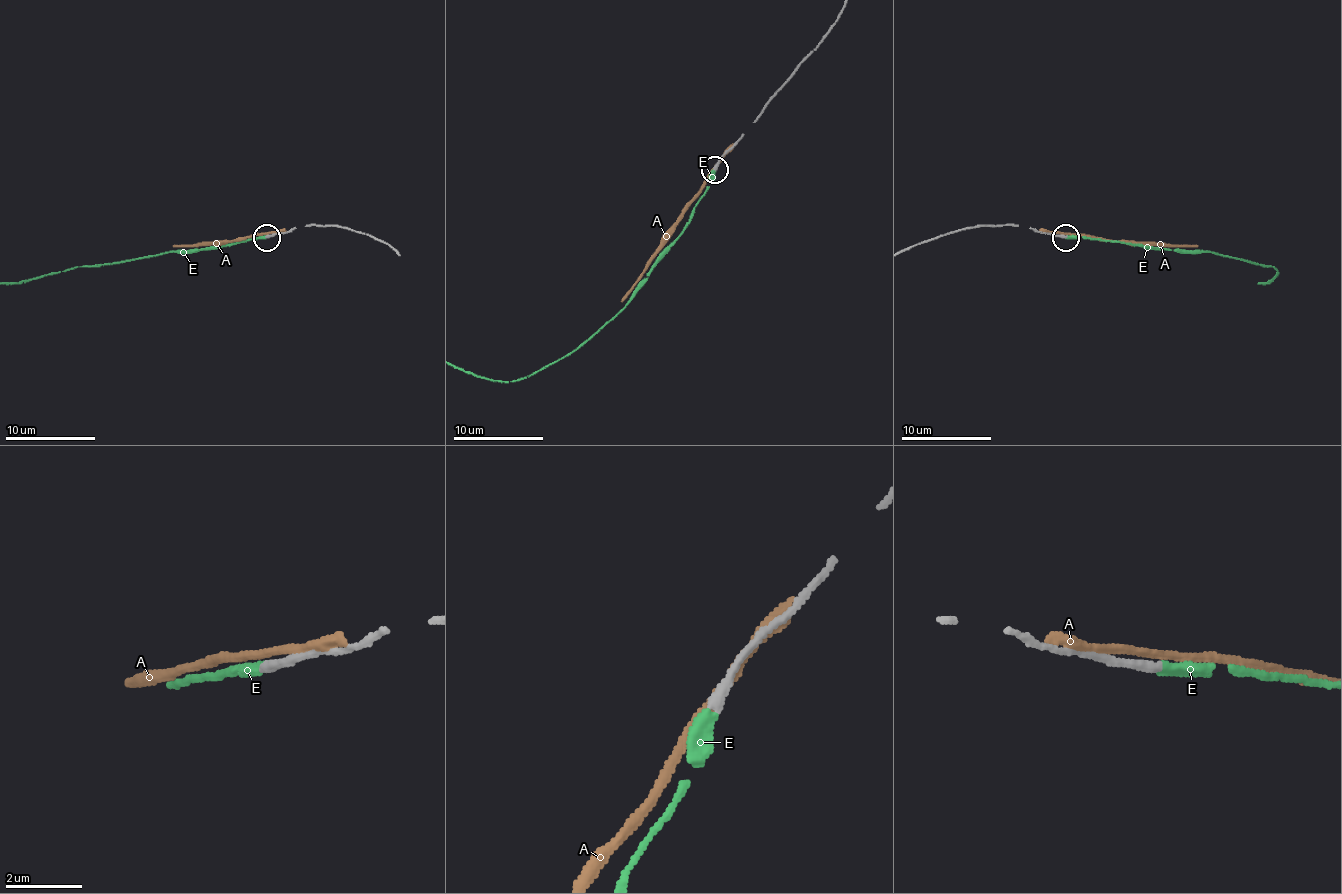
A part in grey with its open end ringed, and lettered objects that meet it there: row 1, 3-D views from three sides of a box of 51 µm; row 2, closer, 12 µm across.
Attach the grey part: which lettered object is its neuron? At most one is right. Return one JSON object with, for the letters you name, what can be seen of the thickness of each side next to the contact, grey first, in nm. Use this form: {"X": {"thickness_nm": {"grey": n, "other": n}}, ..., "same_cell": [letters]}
{"E": {"thickness_nm": {"grey": 280, "other": 400}}, "same_cell": ["E"]}

